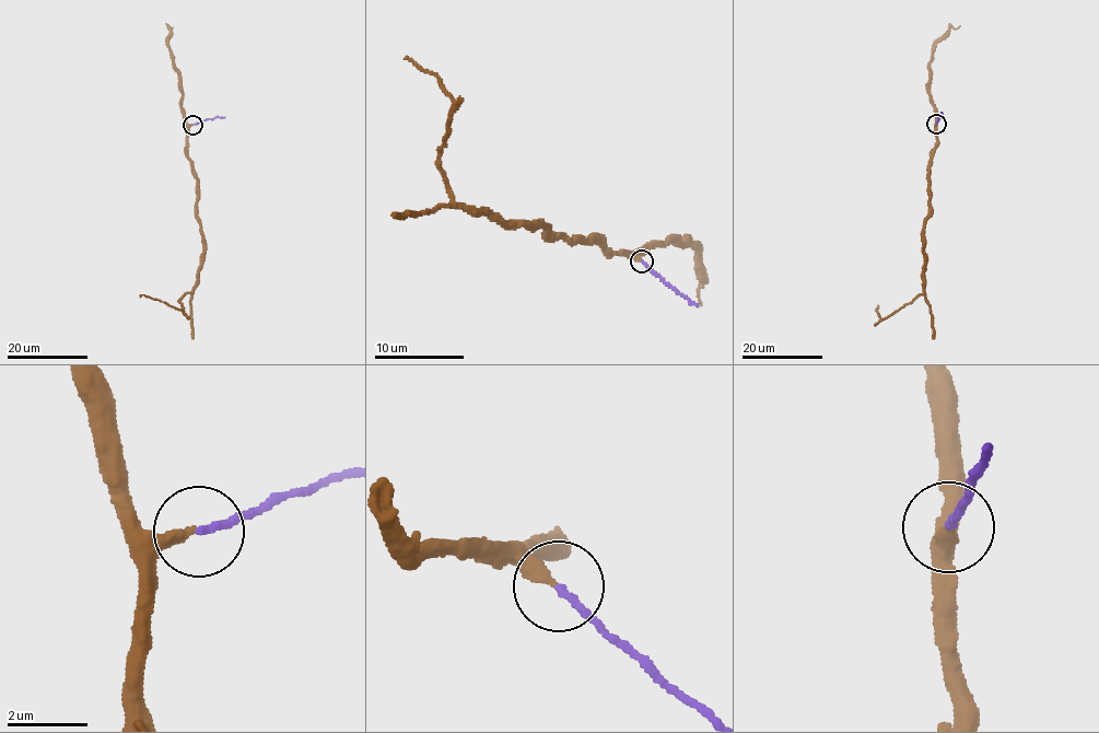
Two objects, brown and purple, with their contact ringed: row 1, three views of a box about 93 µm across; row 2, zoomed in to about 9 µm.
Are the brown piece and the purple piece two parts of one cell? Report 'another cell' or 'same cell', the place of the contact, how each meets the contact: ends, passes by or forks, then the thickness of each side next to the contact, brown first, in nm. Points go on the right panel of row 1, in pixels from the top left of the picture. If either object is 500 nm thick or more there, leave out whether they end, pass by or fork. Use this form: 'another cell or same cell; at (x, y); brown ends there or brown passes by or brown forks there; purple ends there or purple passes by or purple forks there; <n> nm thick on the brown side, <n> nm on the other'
same cell; at (936, 124); brown ends there; purple ends there; 320 nm thick on the brown side, 180 nm on the other

